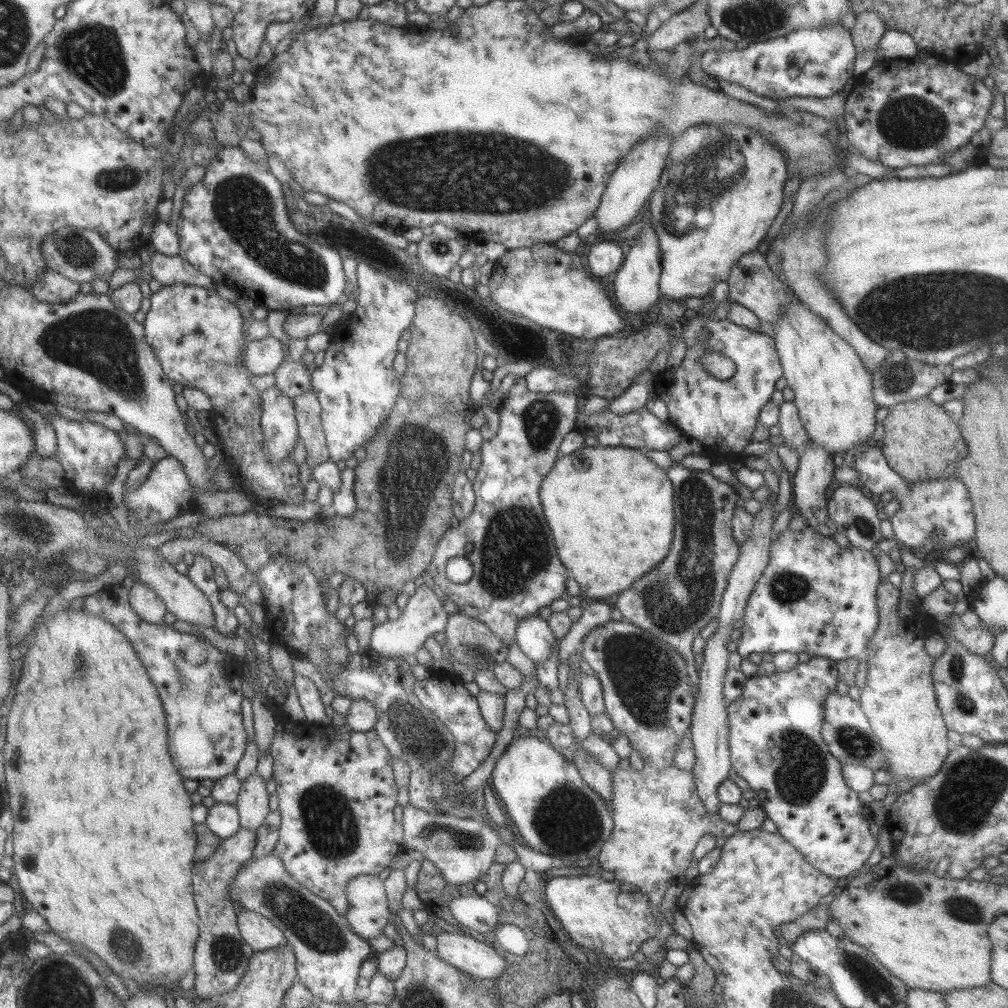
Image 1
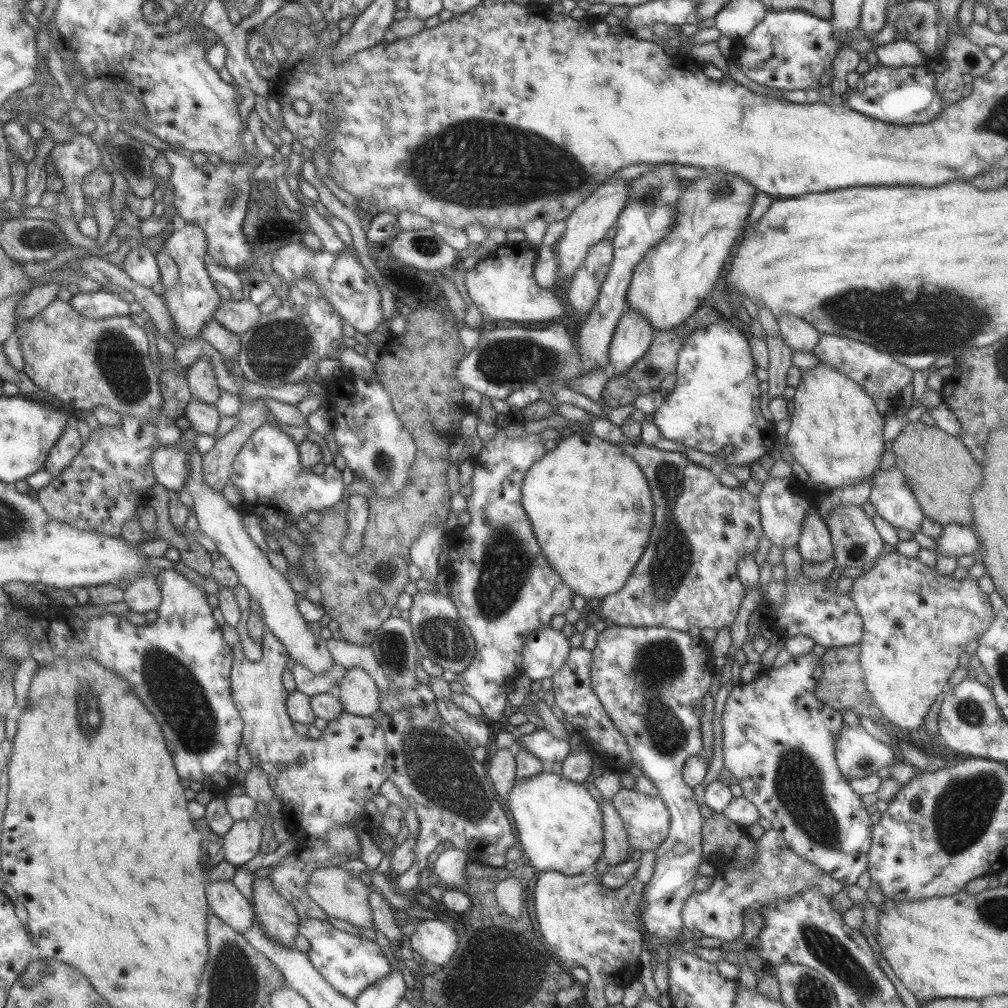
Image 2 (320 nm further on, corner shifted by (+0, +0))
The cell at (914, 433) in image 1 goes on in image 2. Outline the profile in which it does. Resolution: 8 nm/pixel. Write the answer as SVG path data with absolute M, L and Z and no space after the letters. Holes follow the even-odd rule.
M916 421L898 427L898 435L893 439L891 450L895 455L894 465L904 474L923 518L930 518L943 526L949 523L971 526L974 515L971 495L982 483L984 476L981 476L975 459L958 437L933 425Z

